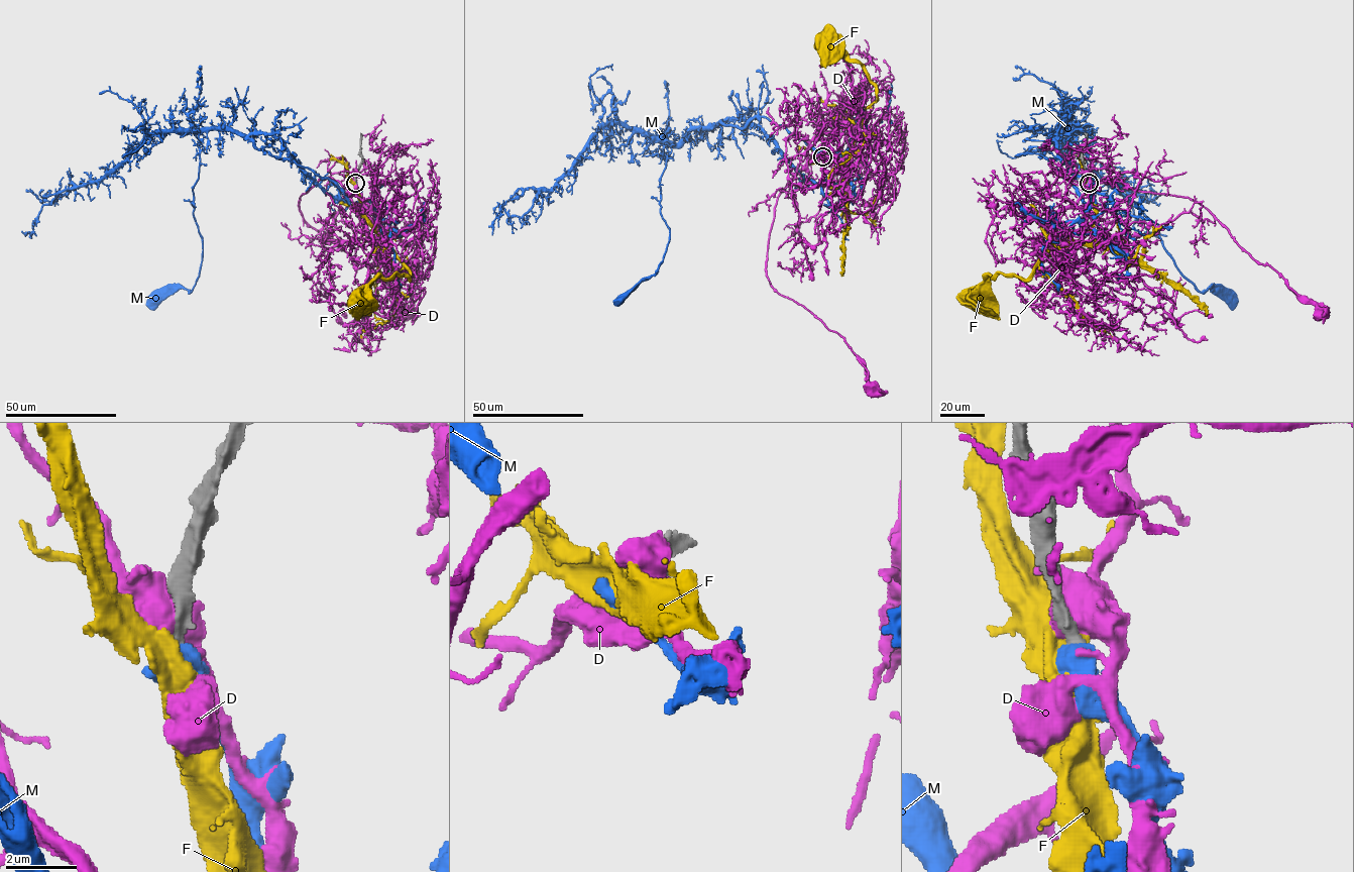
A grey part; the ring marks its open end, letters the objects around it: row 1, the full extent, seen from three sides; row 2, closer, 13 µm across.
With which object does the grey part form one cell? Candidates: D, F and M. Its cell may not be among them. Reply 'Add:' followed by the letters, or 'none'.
Add: none

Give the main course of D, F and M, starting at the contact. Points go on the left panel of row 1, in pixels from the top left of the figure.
D: (354, 181), (371, 218), (331, 177), (300, 197), (299, 210), (311, 227), (360, 263), (374, 264), (405, 312)
F: (354, 182), (378, 240), (410, 271), (409, 279), (398, 274), (377, 276), (357, 301)
M: (354, 182), (360, 200), (352, 204), (333, 182), (250, 140), (198, 129), (200, 274), (190, 292), (154, 298)

